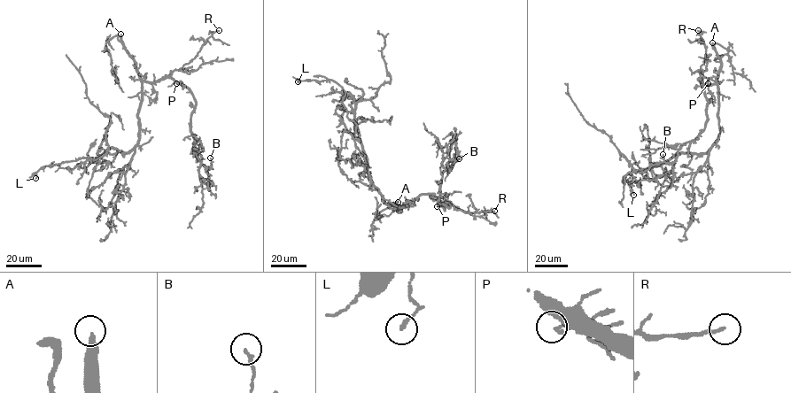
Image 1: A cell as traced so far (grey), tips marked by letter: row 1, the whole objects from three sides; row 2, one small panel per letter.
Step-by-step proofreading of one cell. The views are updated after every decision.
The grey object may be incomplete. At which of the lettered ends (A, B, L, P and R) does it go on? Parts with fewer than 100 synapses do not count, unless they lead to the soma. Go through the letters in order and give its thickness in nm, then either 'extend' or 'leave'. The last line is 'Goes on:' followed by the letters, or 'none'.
A: 280 nm | extend
B: 150 nm | leave
L: 140 nm | leave
P: 130 nm | leave
R: 170 nm | leave
Goes on: A

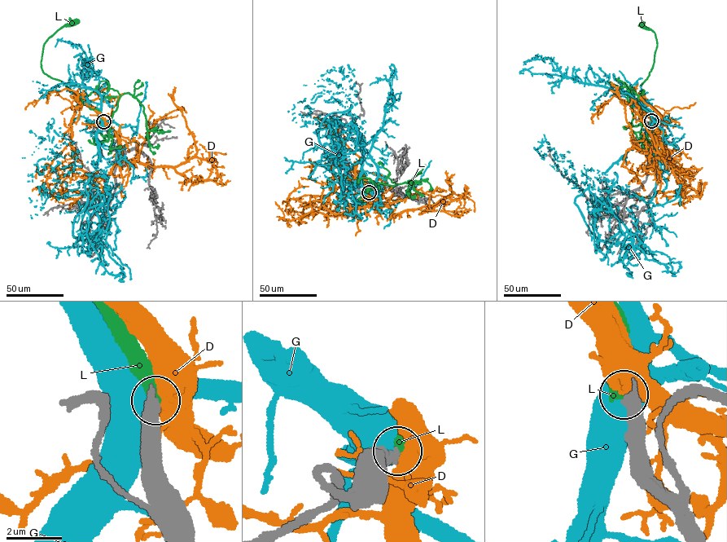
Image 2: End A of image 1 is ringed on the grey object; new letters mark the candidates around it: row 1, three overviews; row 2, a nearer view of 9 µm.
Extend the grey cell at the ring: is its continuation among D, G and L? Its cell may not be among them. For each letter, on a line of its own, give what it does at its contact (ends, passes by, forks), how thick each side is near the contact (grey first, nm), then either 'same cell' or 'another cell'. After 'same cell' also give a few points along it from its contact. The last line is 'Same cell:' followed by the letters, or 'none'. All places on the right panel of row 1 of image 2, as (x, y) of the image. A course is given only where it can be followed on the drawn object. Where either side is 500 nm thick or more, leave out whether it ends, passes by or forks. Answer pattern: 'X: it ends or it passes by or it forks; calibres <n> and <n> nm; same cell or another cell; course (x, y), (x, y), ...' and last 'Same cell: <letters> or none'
D: calibres 480 and 600 nm; another cell
G: calibres 650 and 800 nm; another cell
L: it ends; calibres 480 and 360 nm; same cell; course (651, 121), (650, 114), (639, 107), (641, 85), (650, 71), (657, 44), (654, 33), (642, 24)
Same cell: L

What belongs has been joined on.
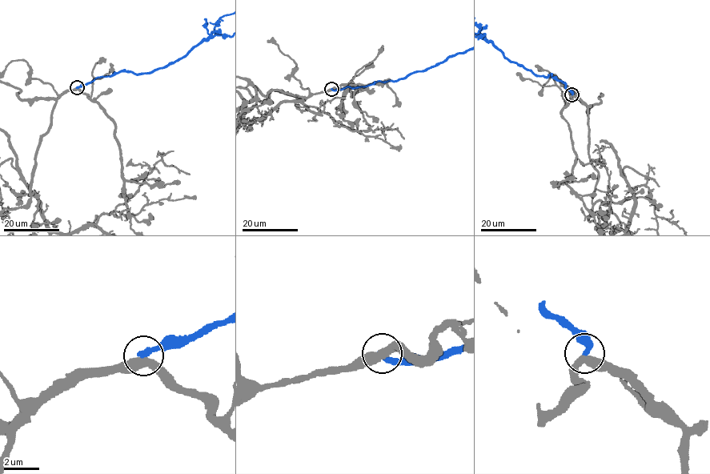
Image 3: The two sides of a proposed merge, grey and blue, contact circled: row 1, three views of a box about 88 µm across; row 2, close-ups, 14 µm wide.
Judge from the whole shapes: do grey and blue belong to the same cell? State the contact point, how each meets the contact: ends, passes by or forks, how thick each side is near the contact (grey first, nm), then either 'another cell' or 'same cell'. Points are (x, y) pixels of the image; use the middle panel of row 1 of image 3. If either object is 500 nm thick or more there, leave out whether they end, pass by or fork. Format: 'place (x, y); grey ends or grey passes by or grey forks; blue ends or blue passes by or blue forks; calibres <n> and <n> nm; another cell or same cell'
place (331, 89); grey passes by; blue ends; calibres 420 and 340 nm; another cell

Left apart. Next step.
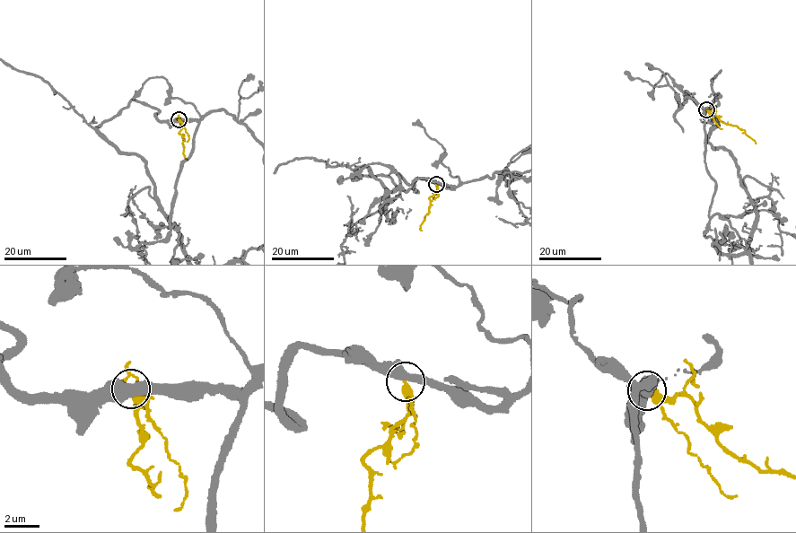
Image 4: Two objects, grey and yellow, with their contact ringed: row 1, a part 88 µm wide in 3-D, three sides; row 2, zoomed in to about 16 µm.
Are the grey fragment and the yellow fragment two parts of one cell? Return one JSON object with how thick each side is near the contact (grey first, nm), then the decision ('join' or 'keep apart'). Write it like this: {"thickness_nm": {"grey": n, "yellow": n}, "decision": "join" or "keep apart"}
{"thickness_nm": {"grey": 550, "yellow": 440}, "decision": "keep apart"}

